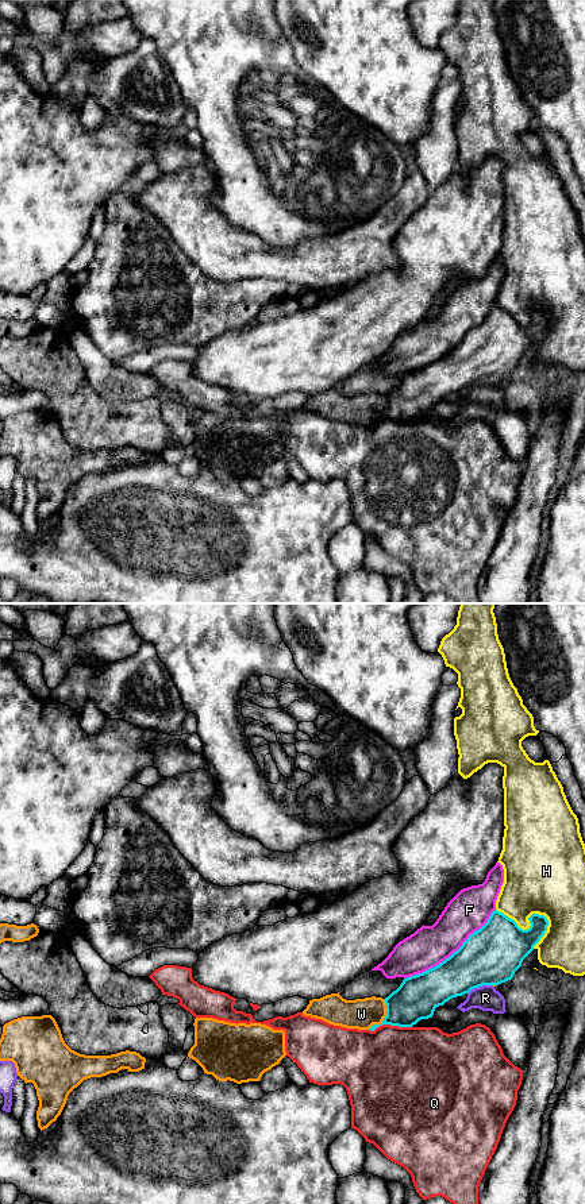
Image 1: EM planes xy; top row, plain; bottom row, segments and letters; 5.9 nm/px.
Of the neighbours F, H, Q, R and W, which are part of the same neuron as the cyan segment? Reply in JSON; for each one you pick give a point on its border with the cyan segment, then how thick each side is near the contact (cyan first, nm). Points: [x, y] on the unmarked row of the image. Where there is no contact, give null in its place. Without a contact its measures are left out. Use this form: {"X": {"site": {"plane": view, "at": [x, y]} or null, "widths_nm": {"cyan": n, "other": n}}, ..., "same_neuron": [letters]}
{"F": {"site": {"plane": "xy", "at": [453, 348]}, "widths_nm": {"cyan": 340, "other": 240}}, "same_neuron": ["F"]}

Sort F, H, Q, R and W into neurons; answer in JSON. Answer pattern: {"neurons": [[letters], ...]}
{"neurons": [["F"], ["H"], ["Q"], ["R"], ["W"]]}

